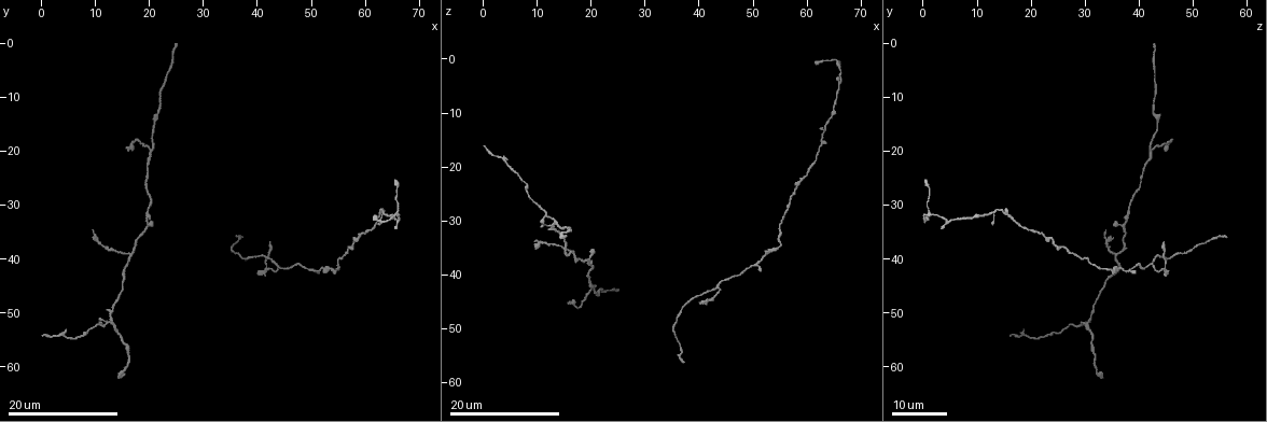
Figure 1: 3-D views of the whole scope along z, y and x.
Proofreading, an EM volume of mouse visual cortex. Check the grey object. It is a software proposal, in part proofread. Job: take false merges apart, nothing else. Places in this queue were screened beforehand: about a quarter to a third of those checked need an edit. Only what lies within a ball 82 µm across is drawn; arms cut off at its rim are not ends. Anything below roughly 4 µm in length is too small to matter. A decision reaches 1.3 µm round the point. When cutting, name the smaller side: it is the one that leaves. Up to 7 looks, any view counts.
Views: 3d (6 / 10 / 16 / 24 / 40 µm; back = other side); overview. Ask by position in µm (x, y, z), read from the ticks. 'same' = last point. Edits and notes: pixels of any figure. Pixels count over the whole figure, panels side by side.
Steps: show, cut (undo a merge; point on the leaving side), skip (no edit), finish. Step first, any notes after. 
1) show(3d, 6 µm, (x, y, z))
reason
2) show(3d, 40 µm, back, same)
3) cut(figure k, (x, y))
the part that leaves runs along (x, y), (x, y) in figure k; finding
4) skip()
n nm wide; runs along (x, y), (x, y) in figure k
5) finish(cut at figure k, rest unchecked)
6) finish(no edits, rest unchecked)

show(3d, 24 µm, (13.5, 52.0, 29.5))
three arms meet

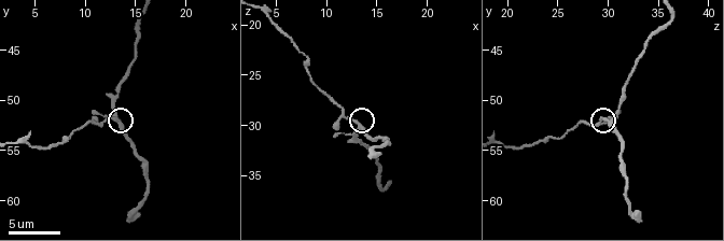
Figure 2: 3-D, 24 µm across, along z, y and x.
show(3d, 6 µm, (13.4, 52.2, 30.0))
closer look

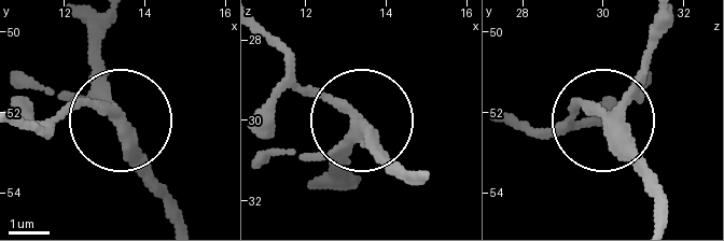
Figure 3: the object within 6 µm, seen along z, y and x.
skip()
side arm 12 µm; runs along (665, 24), (606, 126), (665, 195) in figure 3; all the same cell

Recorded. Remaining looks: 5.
show(3d, 24 µm, (20.0, 19.5, 42.0))
side arm on a straight run

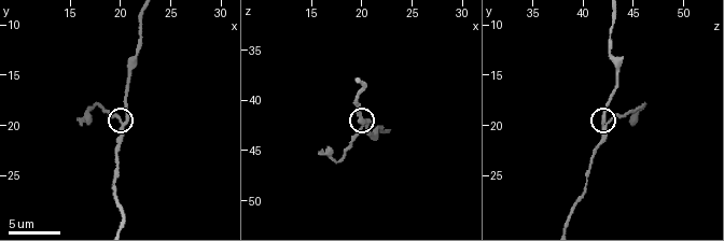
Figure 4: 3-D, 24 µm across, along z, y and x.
show(3d, 6 µm, (20.4, 19.4, 42.0))

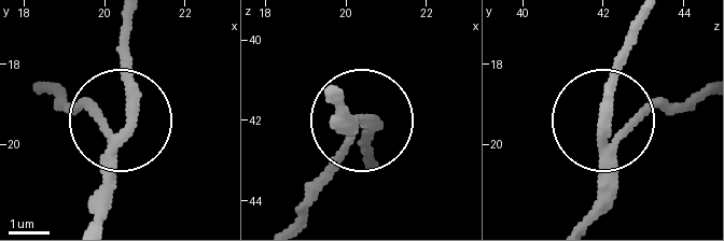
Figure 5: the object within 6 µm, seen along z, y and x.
skip()
240 nm wide; one cell here

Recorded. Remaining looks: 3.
show(3d, 24 µm, (16.5, 39.0, 35.5))
arms part here

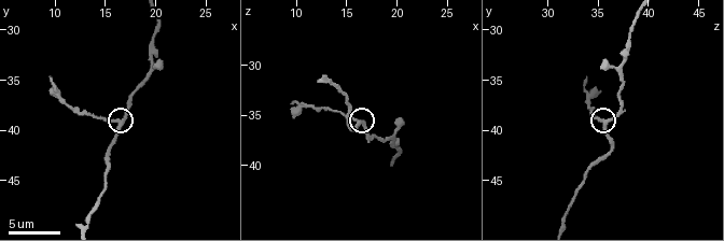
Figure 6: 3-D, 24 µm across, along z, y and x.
show(3d, 10 µm, (16.6, 39.4, 35.6))

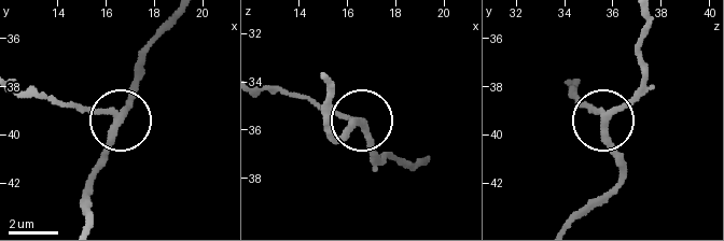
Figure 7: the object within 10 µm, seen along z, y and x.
skip()
260 nm wide; all the same cell

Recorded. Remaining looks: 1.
finish(no edits, rest unchecked)

